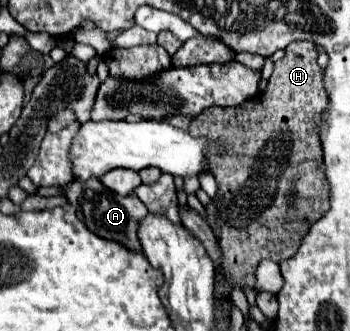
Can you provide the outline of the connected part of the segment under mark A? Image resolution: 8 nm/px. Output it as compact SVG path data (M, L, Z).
M89 178L89 180L73 180L71 184L67 184L65 186L65 196L71 202L71 206L75 206L77 218L83 220L83 224L91 232L95 232L101 238L119 242L133 252L141 252L141 242L137 238L137 228L139 228L139 222L143 220L143 216L147 216L149 212L147 212L145 204L135 194L129 194L129 196L113 194L97 178Z

